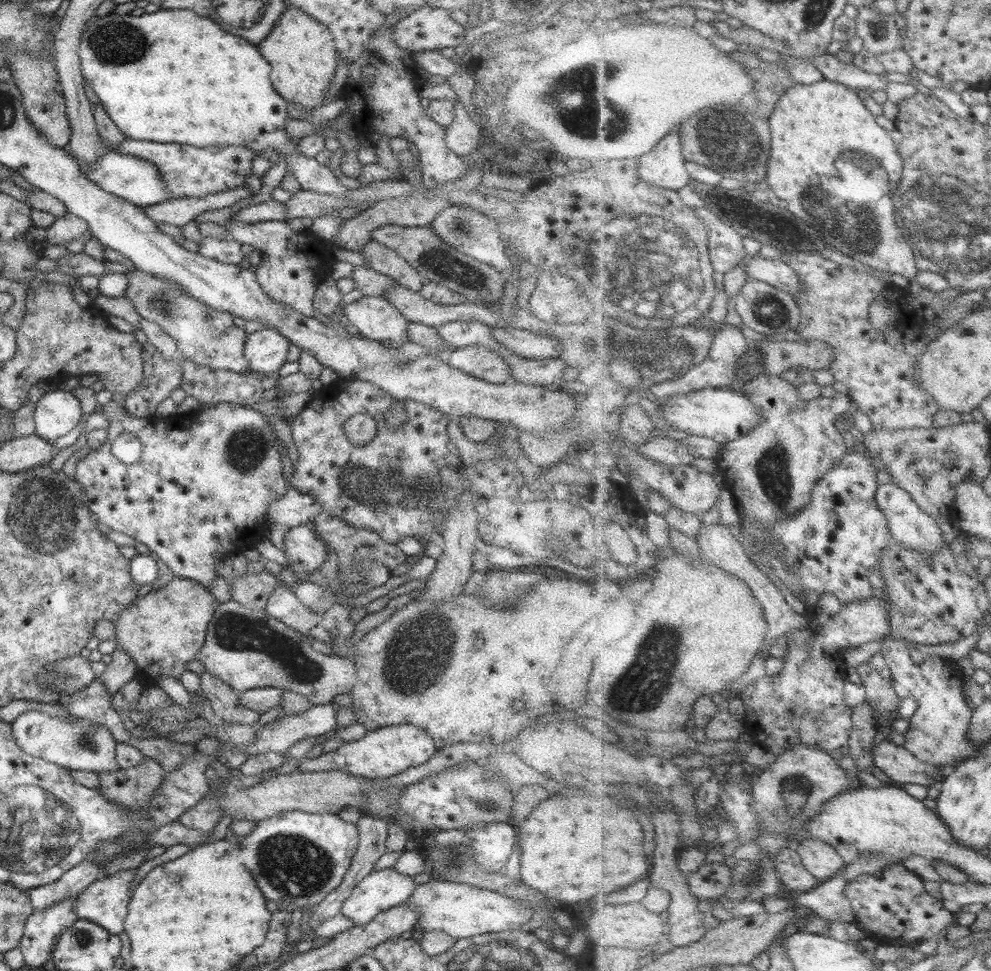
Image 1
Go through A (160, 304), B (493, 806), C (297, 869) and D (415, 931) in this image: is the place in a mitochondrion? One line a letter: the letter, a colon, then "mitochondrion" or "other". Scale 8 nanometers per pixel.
A: mitochondrion
B: mitochondrion
C: mitochondrion
D: other

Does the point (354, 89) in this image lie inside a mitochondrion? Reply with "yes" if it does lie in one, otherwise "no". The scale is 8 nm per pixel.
no

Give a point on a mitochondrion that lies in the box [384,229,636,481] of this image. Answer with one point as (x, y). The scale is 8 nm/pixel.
(449, 265)

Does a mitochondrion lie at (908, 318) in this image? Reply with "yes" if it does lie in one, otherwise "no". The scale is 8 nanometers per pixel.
no

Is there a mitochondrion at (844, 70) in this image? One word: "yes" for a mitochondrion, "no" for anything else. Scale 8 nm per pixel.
no

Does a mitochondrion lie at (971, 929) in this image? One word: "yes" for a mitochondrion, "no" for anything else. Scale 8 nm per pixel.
no

